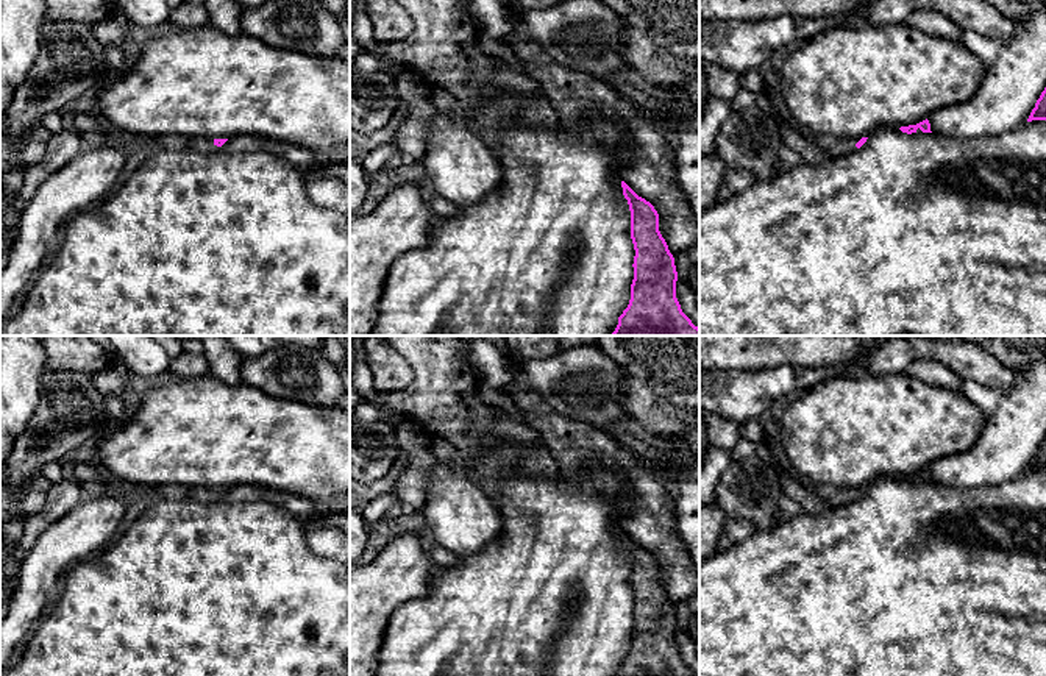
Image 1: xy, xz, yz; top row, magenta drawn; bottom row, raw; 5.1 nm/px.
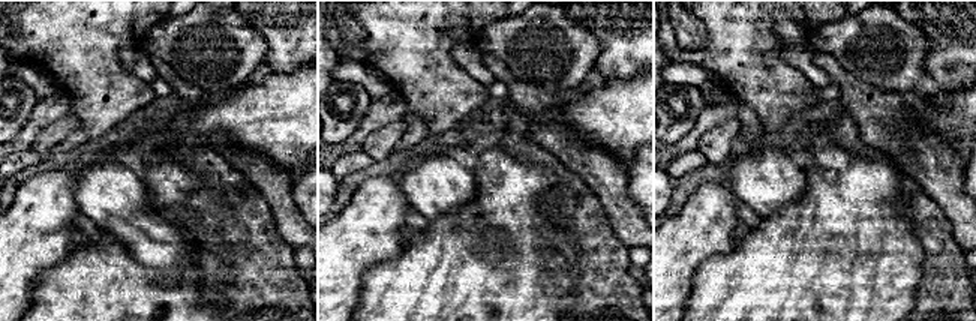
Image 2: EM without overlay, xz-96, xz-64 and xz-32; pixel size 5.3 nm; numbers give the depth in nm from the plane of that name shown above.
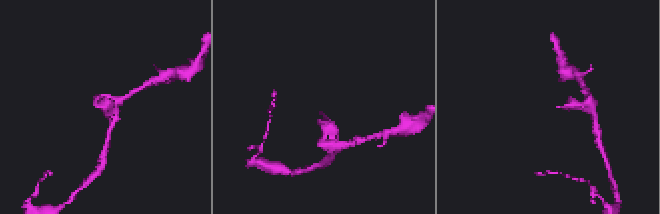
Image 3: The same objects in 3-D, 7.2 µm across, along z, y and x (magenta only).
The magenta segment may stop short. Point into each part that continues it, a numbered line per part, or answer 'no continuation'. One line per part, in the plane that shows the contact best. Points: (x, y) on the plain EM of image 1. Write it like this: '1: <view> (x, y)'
1: xy (199, 494)

